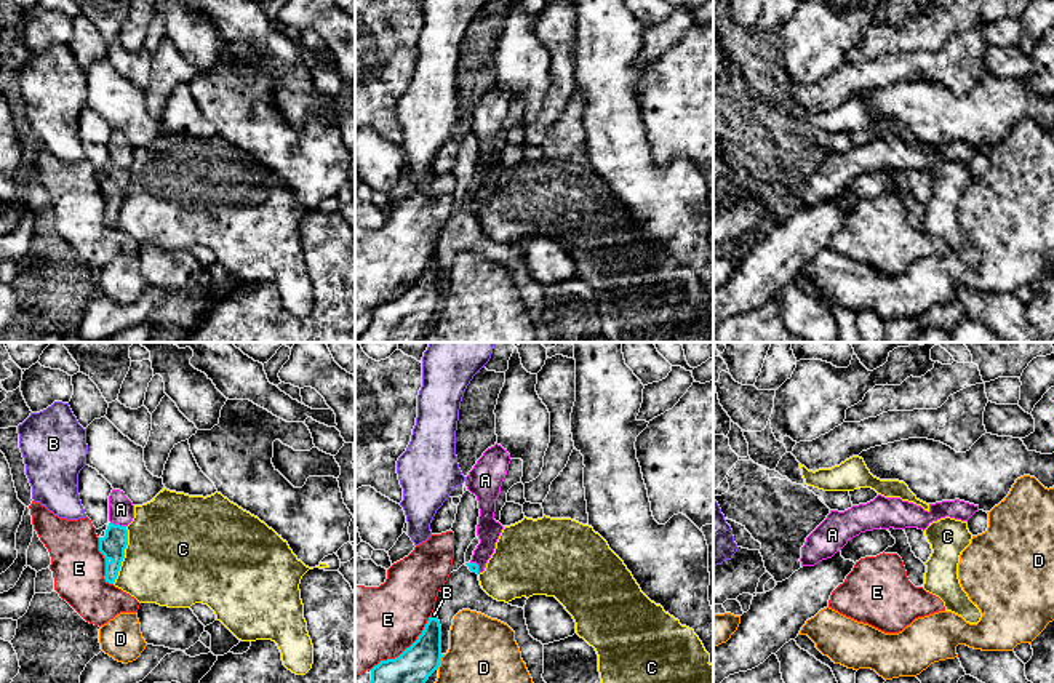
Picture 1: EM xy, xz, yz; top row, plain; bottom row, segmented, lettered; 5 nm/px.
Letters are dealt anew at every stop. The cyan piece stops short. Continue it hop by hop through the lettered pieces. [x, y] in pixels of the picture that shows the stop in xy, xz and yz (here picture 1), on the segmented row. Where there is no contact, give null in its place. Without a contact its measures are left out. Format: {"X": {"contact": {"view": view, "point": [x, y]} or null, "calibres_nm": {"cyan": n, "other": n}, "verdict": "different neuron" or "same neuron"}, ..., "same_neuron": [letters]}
{"A": {"contact": {"view": "xy", "point": [119, 525]}, "calibres_nm": {"cyan": 130, "other": 130}, "verdict": "different neuron"}, "B": {"contact": {"view": "xz", "point": [434, 618]}, "calibres_nm": {"cyan": 180, "other": 20}, "verdict": "different neuron"}, "C": {"contact": {"view": "xy", "point": [123, 555]}, "calibres_nm": {"cyan": 130, "other": 480}, "verdict": "different neuron"}, "D": {"contact": {"view": "xz", "point": [439, 663]}, "calibres_nm": {"cyan": 180, "other": 340}, "verdict": "different neuron"}, "E": {"contact": {"view": "xz", "point": [405, 650]}, "calibres_nm": {"cyan": 180, "other": 400}, "verdict": "different neuron"}, "same_neuron": []}

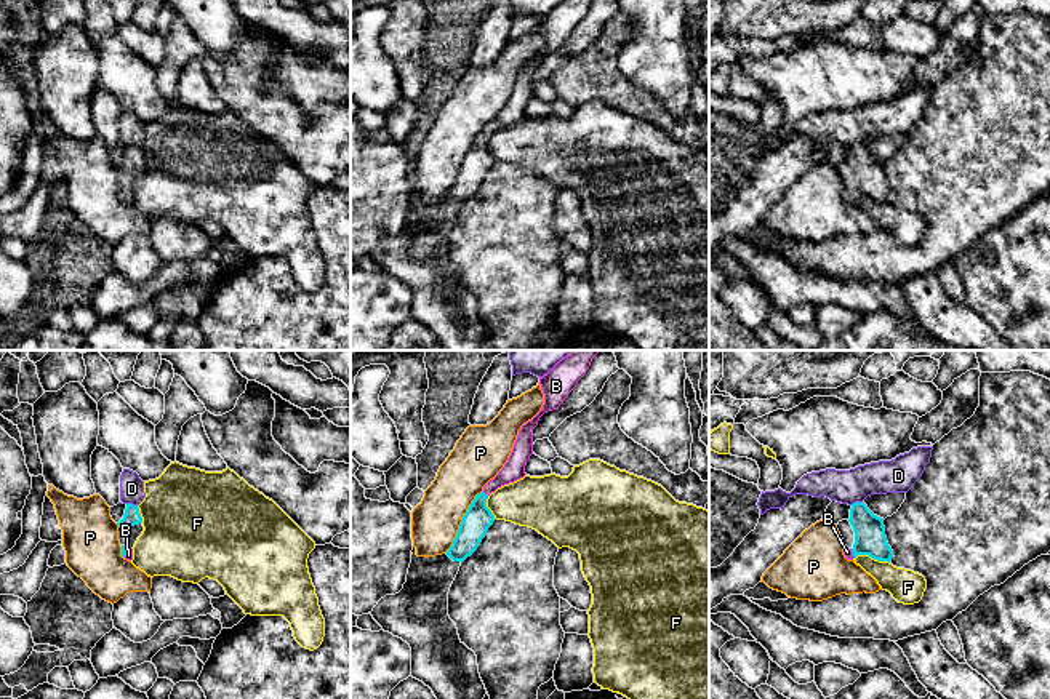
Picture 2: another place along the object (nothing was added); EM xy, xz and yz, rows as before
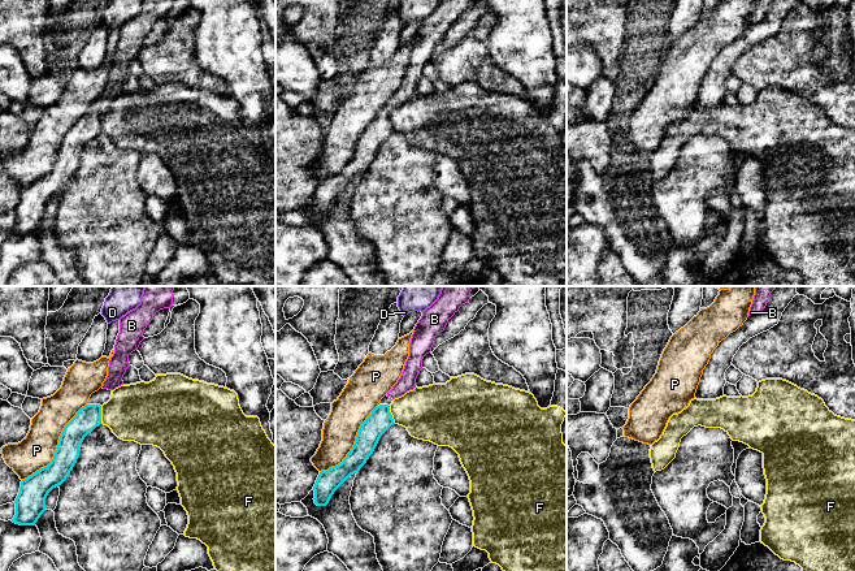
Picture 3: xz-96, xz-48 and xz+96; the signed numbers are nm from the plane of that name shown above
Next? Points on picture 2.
{"B": {"contact": {"view": "xz", "point": [484, 493]}, "calibres_nm": {"cyan": 140, "other": 110}, "verdict": "same neuron"}, "D": {"contact": {"view": "yz", "point": [855, 503]}, "calibres_nm": {"cyan": 160, "other": 170}, "verdict": "different neuron"}, "F": {"contact": {"view": "yz", "point": [873, 557]}, "calibres_nm": {"cyan": 160, "other": 170}, "verdict": "different neuron"}, "P": {"contact": {"view": "xz", "point": [461, 522]}, "calibres_nm": {"cyan": 140, "other": 240}, "verdict": "different neuron"}, "same_neuron": ["B"]}

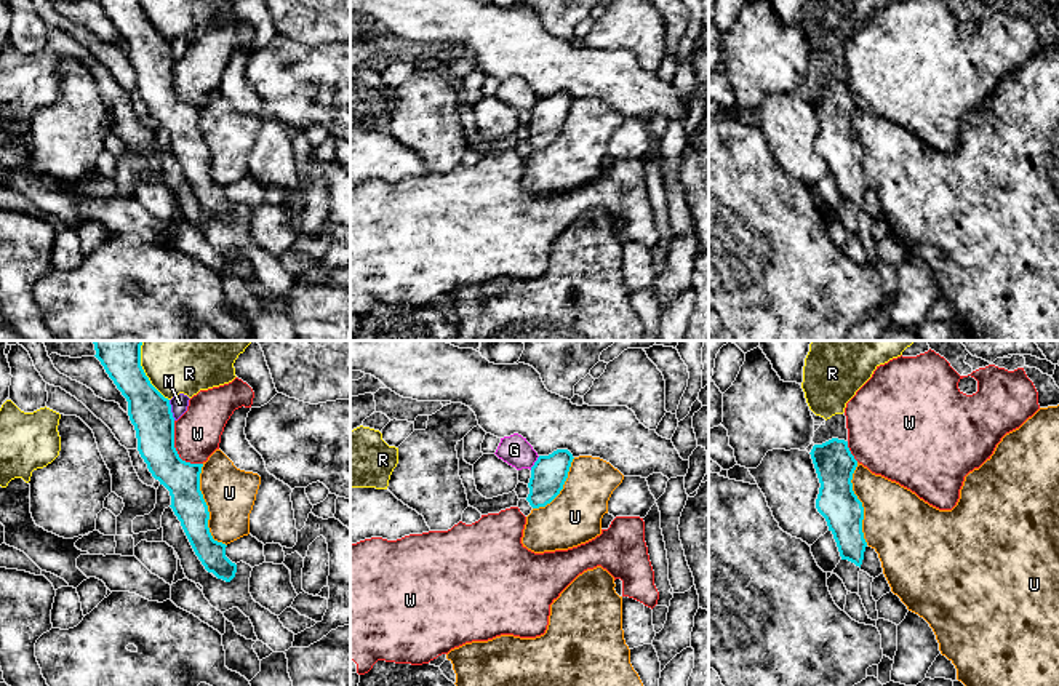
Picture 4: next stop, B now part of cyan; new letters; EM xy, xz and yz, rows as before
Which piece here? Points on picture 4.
{"G": {"contact": {"view": "xz", "point": [535, 462]}, "calibres_nm": {"cyan": 180, "other": 150}, "verdict": "different neuron"}, "M": {"contact": {"view": "xy", "point": [170, 410]}, "calibres_nm": {"cyan": 220, "other": 90}, "verdict": "different neuron"}, "R": {"contact": {"view": "xy", "point": [143, 371]}, "calibres_nm": {"cyan": 240, "other": 440}, "verdict": "different neuron"}, "U": {"contact": {"view": "xy", "point": [207, 507]}, "calibres_nm": {"cyan": 180, "other": 260}, "verdict": "different neuron"}, "W": {"contact": {"view": "xy", "point": [175, 450]}, "calibres_nm": {"cyan": 220, "other": 240}, "verdict": "different neuron"}, "same_neuron": []}

